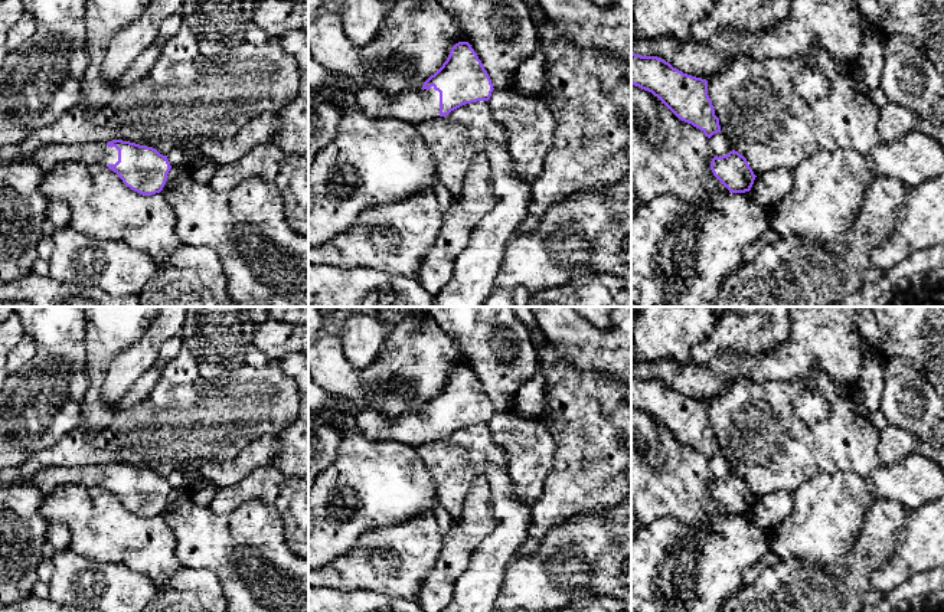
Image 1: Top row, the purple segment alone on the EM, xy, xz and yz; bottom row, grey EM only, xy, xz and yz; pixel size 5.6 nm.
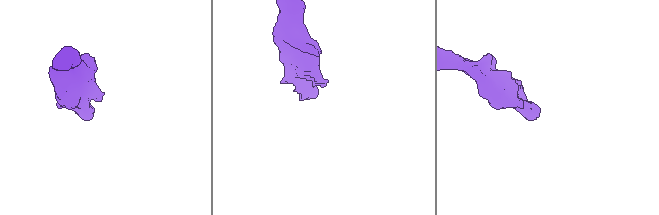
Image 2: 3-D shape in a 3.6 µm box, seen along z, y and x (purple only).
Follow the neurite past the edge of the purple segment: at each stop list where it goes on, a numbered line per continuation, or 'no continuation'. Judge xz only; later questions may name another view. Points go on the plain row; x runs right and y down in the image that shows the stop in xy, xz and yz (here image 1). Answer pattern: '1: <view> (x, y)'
1: xz (414, 428)

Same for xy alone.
1: xy (46, 480)

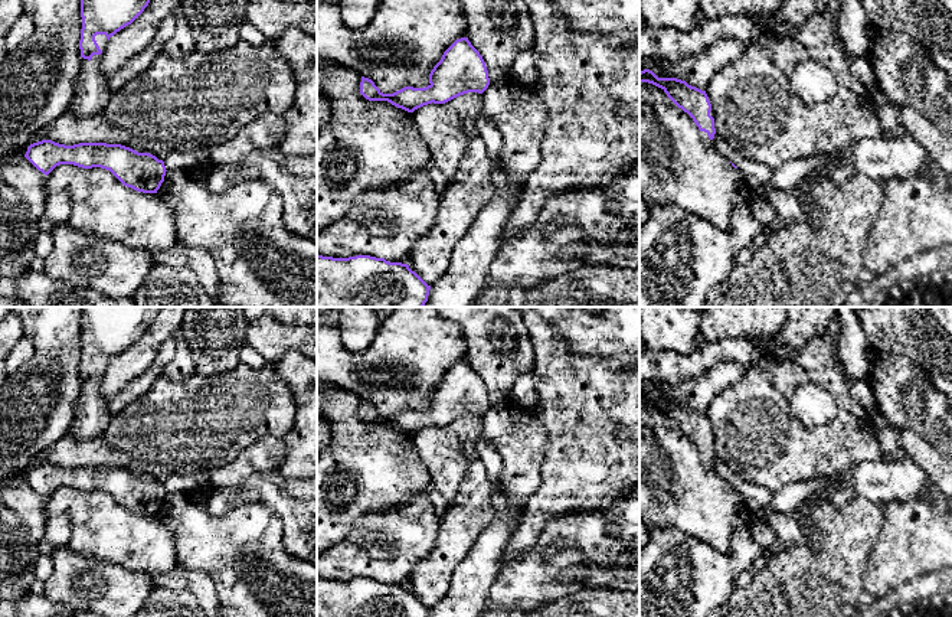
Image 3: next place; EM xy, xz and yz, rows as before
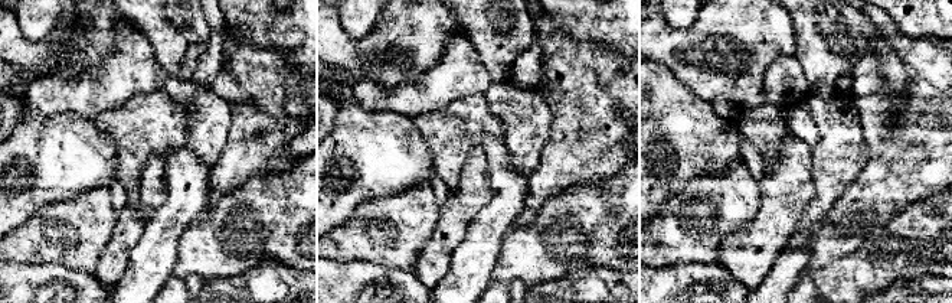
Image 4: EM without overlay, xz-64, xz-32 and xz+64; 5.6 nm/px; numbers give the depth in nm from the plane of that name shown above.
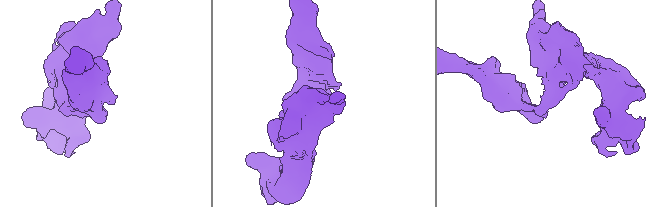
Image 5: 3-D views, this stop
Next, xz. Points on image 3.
no continuation

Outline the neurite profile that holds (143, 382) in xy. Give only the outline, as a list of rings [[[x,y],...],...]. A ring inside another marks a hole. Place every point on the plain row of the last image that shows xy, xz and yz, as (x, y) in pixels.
[[[174,339],[164,340],[154,362],[143,373],[128,382],[128,385],[108,402],[111,412],[114,414],[121,411],[131,402],[141,398],[145,392],[148,392],[153,383],[161,376],[163,369],[170,363],[174,353]]]

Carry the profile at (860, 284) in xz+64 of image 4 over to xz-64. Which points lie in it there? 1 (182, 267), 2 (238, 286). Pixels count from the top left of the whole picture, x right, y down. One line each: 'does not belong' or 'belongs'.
1: belongs
2: does not belong

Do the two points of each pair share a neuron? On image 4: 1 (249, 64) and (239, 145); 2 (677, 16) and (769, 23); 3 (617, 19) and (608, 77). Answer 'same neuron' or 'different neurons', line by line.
1: same neuron
2: different neurons
3: different neurons

